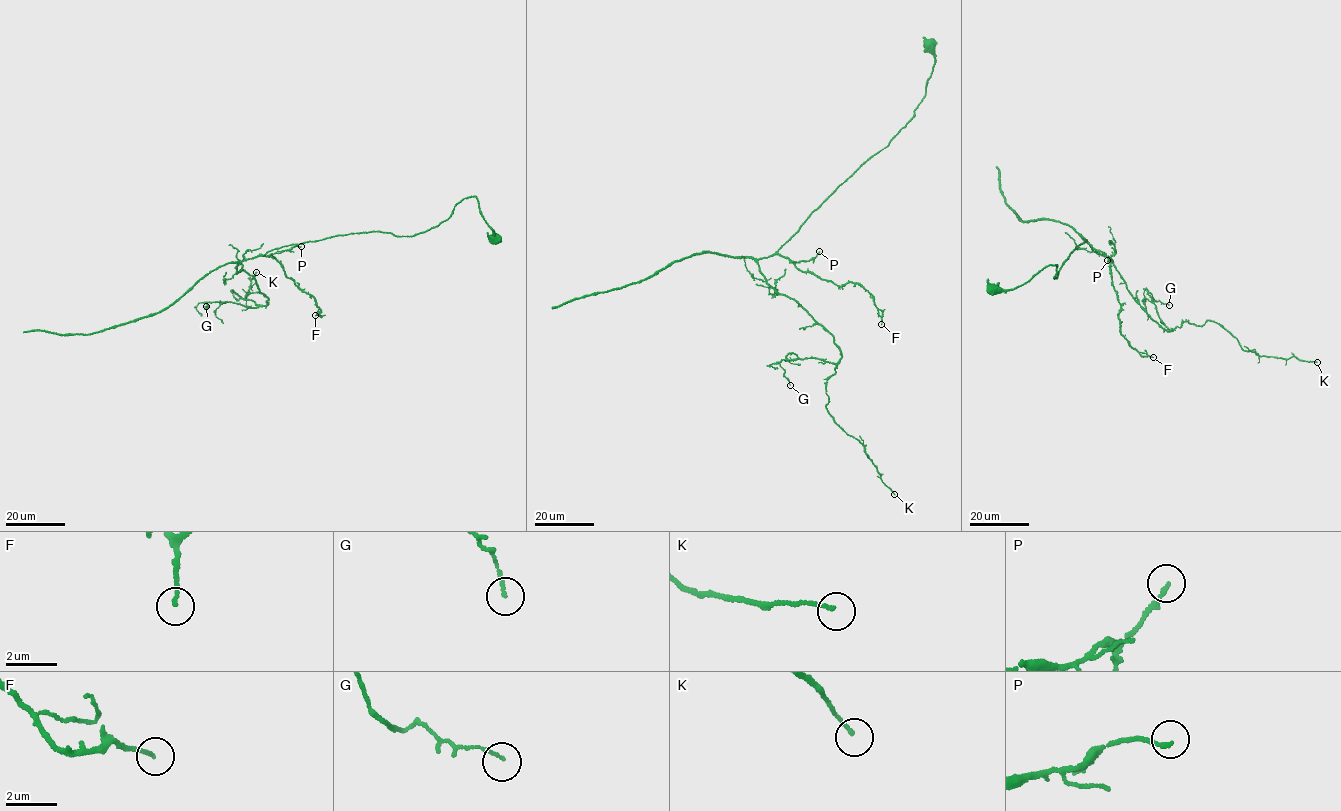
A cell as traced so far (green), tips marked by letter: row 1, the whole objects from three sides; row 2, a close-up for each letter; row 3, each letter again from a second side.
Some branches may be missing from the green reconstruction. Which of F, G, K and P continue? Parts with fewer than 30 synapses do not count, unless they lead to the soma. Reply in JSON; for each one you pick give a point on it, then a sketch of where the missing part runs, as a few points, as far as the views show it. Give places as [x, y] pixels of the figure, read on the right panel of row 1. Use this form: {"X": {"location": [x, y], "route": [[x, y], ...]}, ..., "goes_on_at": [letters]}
{"goes_on_at": []}

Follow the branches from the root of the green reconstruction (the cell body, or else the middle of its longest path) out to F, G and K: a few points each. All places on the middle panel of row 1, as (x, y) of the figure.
F: (928, 45), (934, 65), (915, 114), (778, 252), (803, 272), (863, 287), (882, 312), (881, 324)
G: (928, 45), (934, 65), (915, 114), (758, 259), (841, 355), (782, 359), (790, 385)
K: (928, 45), (934, 65), (915, 114), (757, 262), (767, 283), (833, 336), (841, 356), (826, 408), (894, 494)

